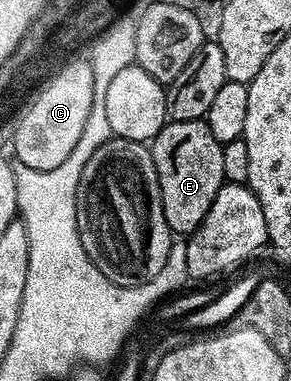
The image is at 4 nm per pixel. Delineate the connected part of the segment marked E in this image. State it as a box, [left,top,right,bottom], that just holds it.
[152,121,226,236]

